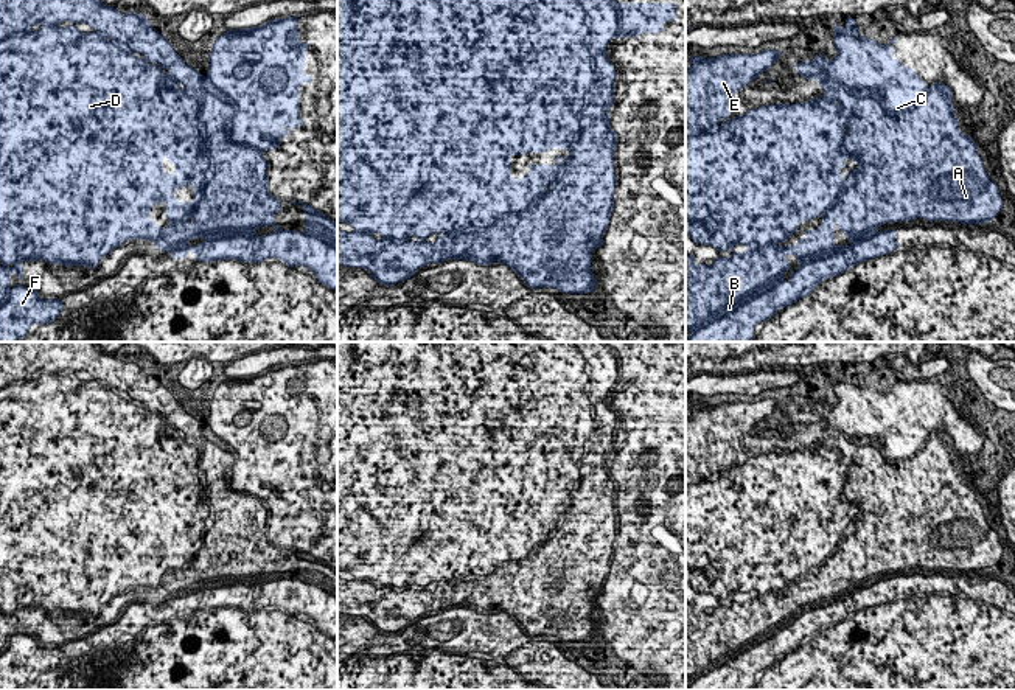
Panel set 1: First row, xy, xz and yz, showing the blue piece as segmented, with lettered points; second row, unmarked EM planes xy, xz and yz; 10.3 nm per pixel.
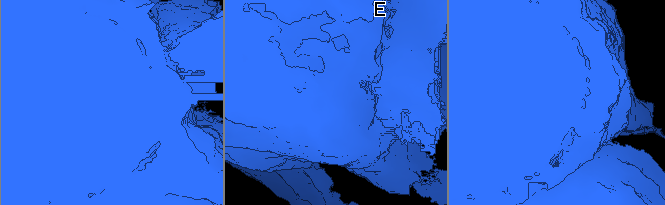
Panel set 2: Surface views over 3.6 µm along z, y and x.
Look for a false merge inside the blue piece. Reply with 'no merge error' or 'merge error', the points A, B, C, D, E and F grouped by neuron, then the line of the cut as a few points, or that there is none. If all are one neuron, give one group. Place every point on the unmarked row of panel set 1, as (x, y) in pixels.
no merge error; groups A B C D E F; cut none

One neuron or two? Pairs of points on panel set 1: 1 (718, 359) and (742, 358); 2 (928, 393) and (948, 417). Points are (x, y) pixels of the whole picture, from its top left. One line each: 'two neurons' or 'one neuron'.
1: one neuron
2: one neuron

